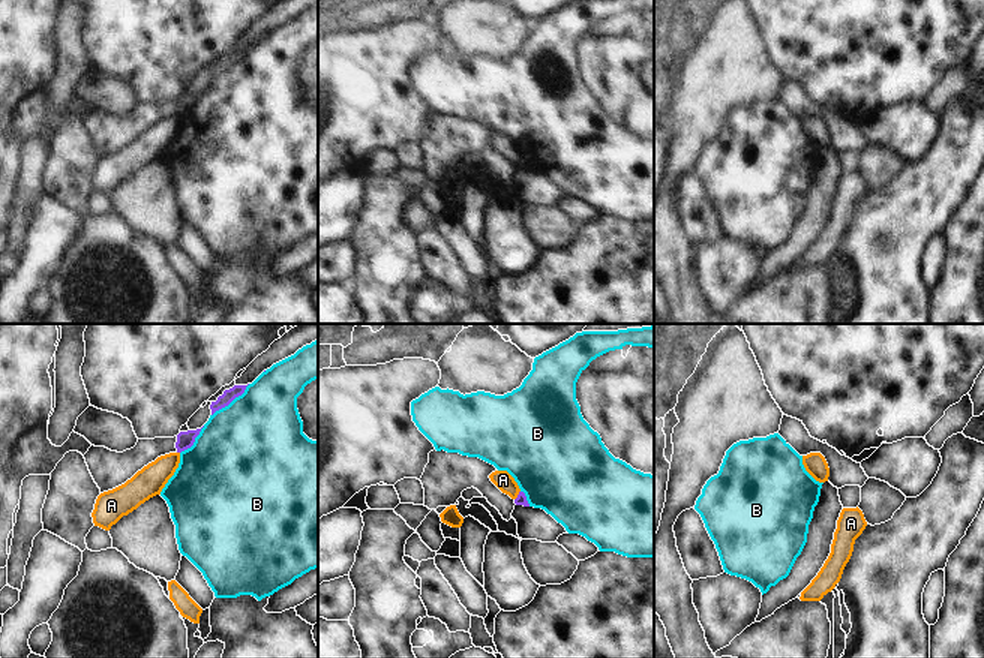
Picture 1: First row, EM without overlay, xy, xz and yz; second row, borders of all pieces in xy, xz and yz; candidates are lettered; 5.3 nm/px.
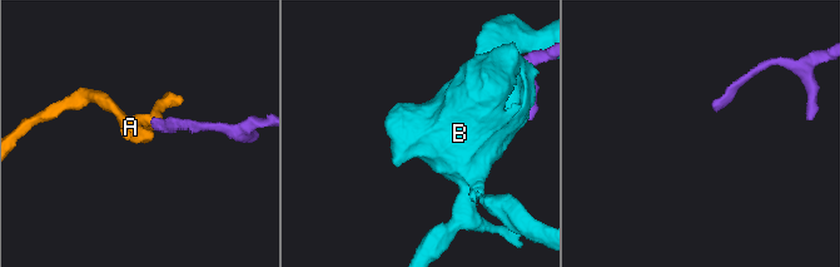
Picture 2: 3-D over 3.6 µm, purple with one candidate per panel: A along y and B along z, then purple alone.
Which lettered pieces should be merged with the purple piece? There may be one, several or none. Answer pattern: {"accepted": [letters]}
{"accepted": []}

